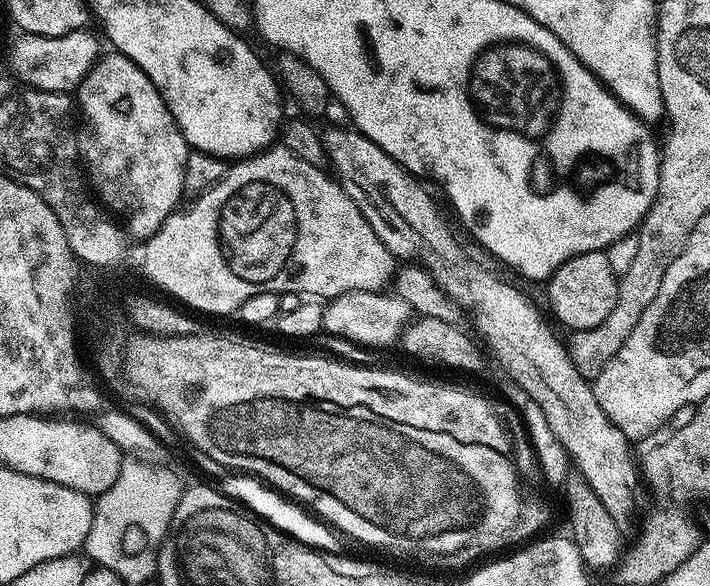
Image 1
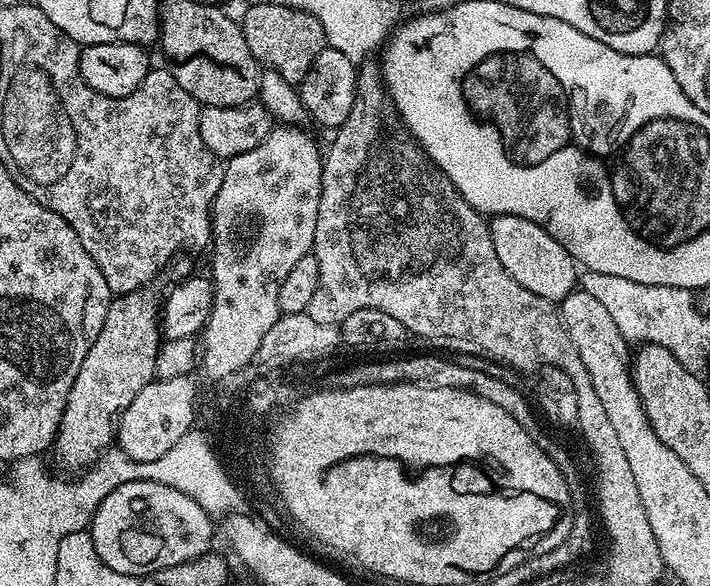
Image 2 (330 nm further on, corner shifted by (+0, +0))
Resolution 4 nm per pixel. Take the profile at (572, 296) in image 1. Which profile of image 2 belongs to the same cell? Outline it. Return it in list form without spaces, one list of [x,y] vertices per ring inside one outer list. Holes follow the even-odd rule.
[[[521,216],[491,217],[490,227],[498,262],[502,262],[506,274],[510,274],[518,286],[526,286],[530,294],[538,294],[538,298],[553,302],[564,300],[577,287],[576,261],[544,228]]]

